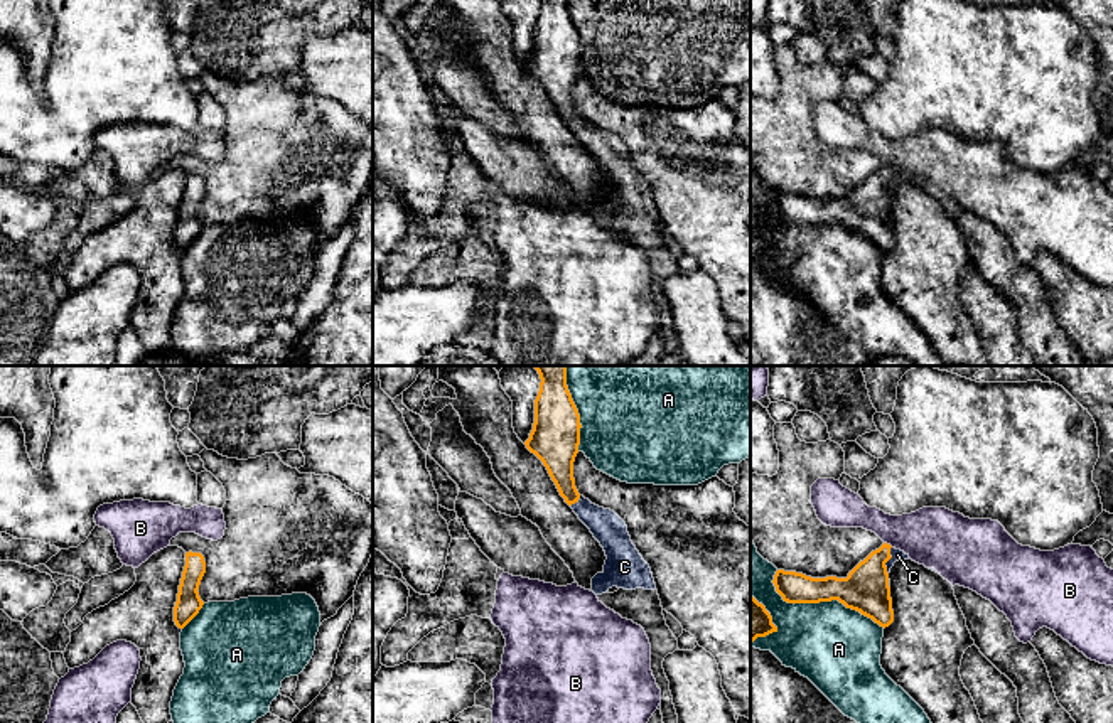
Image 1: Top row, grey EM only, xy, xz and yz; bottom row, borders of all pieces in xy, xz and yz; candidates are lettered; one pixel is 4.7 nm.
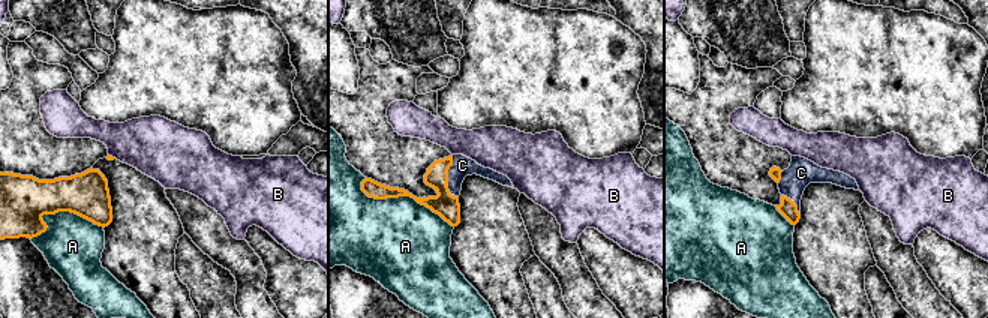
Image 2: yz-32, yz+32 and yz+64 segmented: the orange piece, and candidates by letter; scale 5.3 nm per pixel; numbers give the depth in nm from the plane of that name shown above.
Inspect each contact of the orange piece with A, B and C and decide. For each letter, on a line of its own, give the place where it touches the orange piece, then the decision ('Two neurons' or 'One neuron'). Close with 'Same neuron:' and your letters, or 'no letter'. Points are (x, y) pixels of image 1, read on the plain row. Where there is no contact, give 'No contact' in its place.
A: Touches orange at yz (822, 223). Two neurons
B: Touches orange at yz (889, 167). Two neurons
C: Touches orange at yz (887, 182). One neuron
Same neuron: C

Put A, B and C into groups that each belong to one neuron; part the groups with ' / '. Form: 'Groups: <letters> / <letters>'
Groups: A / B / C

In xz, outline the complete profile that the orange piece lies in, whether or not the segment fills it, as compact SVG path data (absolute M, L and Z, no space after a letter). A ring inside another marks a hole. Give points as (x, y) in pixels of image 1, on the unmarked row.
M567 0L540 2L535 46L524 67L543 84L560 118L604 170L607 182L604 194L592 201L592 214L607 231L644 251L651 293L661 312L663 345L668 354L676 354L678 337L663 283L678 273L678 263L666 248L651 190L632 167L626 145L578 116L573 101L582 51L578 32Z

